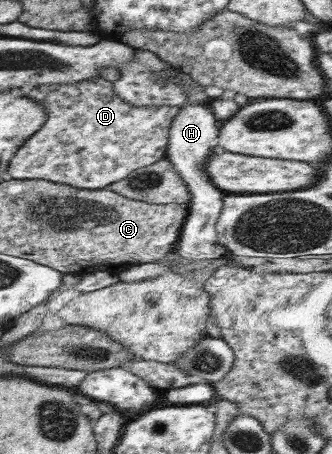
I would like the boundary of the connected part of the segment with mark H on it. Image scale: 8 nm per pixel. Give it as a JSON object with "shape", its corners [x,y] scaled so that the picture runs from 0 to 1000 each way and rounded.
{"shape":[[[563,220],[539,236],[524,267],[512,278],[512,308],[506,311],[503,350],[527,366],[542,392],[566,407],[575,425],[575,449],[563,454],[563,476],[539,524],[539,542],[527,557],[548,573],[645,573],[663,579],[669,566],[696,562],[651,529],[645,491],[666,465],[666,441],[675,427],[657,419],[617,383],[617,352],[654,330],[651,304],[657,295],[651,269],[636,238],[614,227],[566,227]]]}

